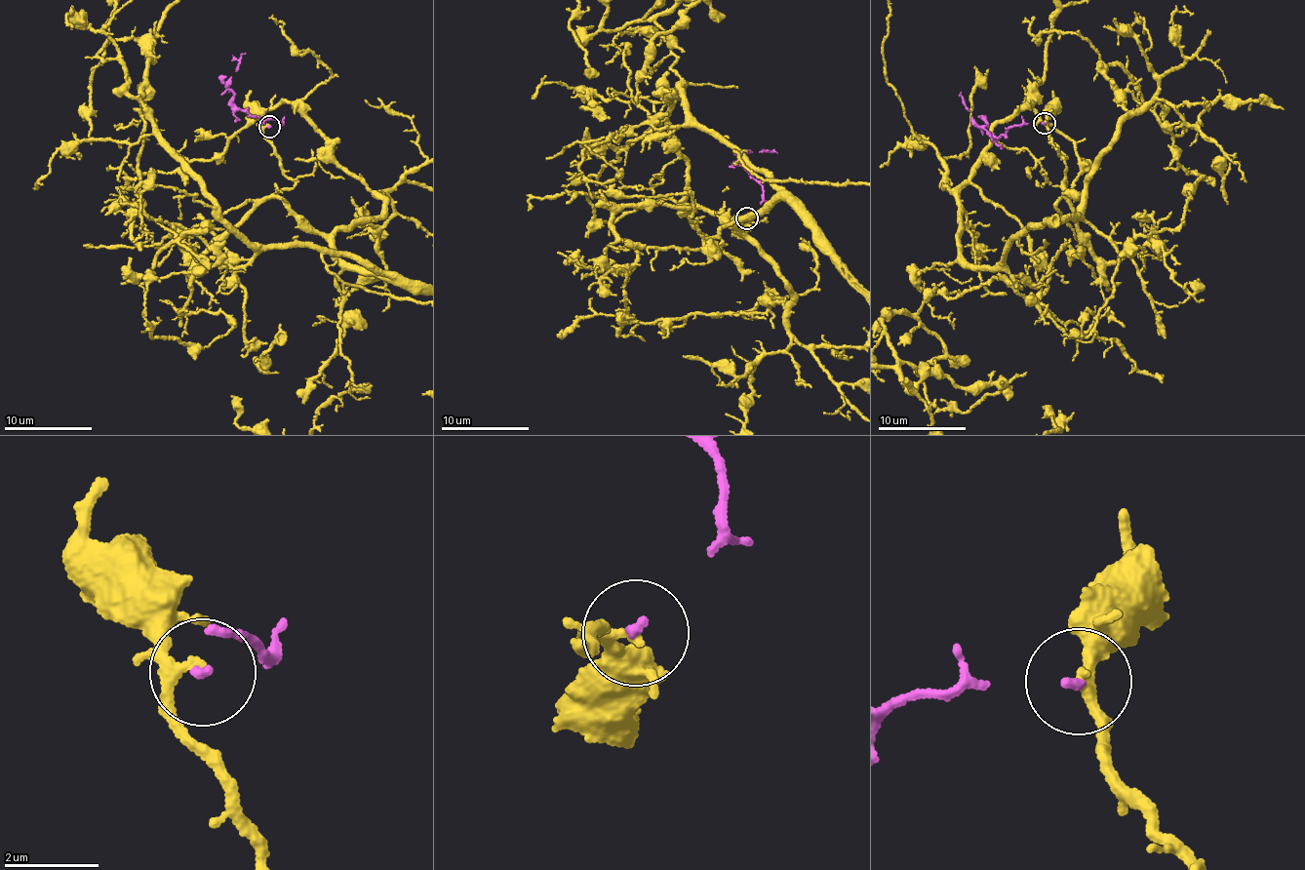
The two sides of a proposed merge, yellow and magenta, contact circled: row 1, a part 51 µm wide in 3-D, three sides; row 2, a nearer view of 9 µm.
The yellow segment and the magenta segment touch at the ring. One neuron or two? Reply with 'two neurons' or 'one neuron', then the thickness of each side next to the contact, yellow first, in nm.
one neuron; 190 nm thick on the yellow side, 130 nm on the other

